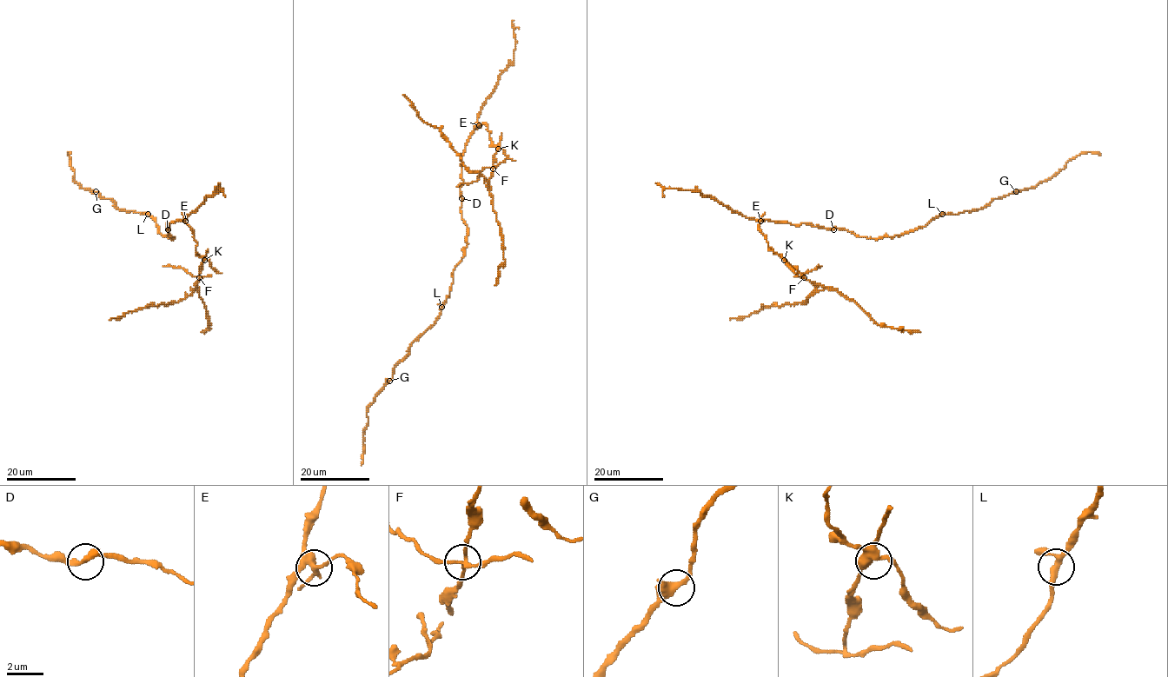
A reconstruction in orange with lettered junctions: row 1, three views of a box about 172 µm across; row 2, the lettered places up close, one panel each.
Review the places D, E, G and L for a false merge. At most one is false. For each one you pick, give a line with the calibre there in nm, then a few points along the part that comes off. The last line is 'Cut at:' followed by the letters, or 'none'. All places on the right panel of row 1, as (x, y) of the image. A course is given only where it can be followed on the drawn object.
E: Thickness 360 nm. Course of the part to remove: (759, 221), (759, 230), (773, 252), (807, 280), (825, 288), (807, 298), (806, 301), (763, 307), (729, 320)
Cut at: E

